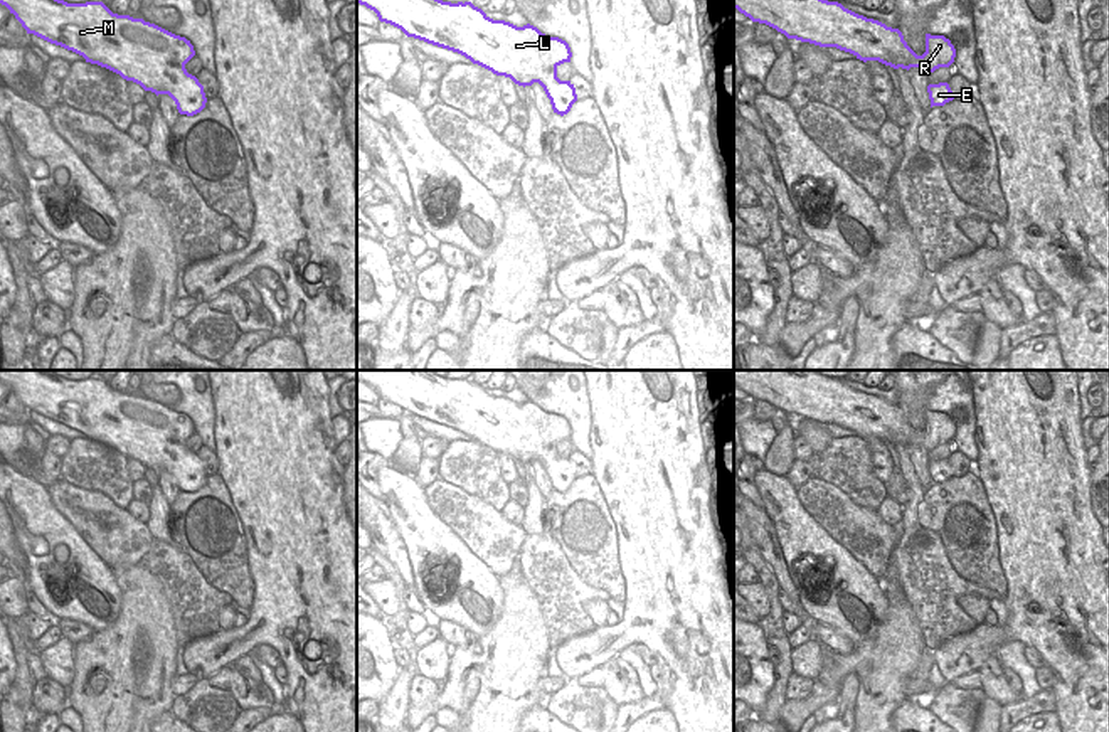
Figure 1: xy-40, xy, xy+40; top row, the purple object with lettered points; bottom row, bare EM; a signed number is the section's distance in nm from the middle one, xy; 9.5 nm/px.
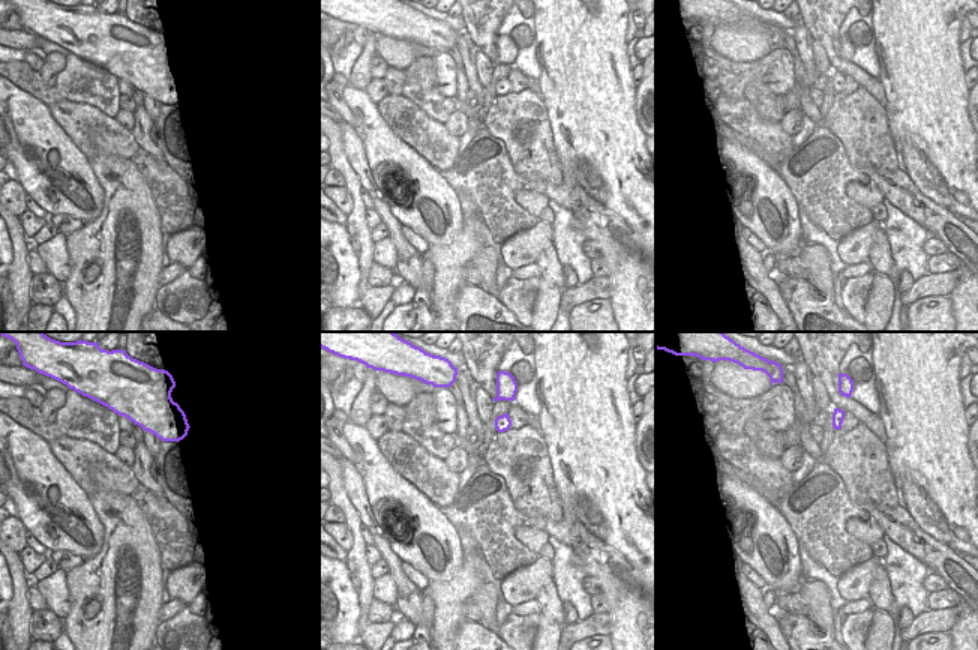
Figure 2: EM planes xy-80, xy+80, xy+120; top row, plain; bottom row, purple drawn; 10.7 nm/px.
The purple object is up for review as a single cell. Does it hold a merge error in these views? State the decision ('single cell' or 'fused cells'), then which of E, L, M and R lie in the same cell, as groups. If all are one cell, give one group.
single cell; E L M R

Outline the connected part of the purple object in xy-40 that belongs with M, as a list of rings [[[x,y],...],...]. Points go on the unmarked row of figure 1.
[[[0,370],[0,380],[34,411],[72,427],[145,468],[168,471],[180,491],[194,493],[207,475],[185,441],[195,432],[185,414],[130,392],[113,390],[103,379],[67,380],[52,370]]]

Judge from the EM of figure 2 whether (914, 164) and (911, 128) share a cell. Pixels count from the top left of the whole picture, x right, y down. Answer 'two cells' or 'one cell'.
two cells

